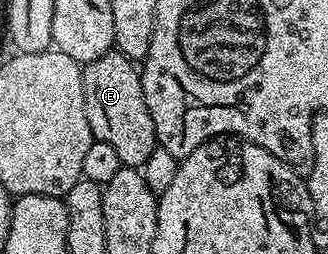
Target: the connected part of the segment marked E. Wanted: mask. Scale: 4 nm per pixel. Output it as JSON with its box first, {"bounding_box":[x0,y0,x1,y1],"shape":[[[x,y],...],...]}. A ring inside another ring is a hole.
{"bounding_box":[82,51,158,169],"shape":[[[113,51],[83,66],[82,72],[86,123],[90,123],[93,138],[108,144],[117,153],[123,168],[140,169],[158,148],[158,142],[150,107],[146,107],[137,62]]]}

